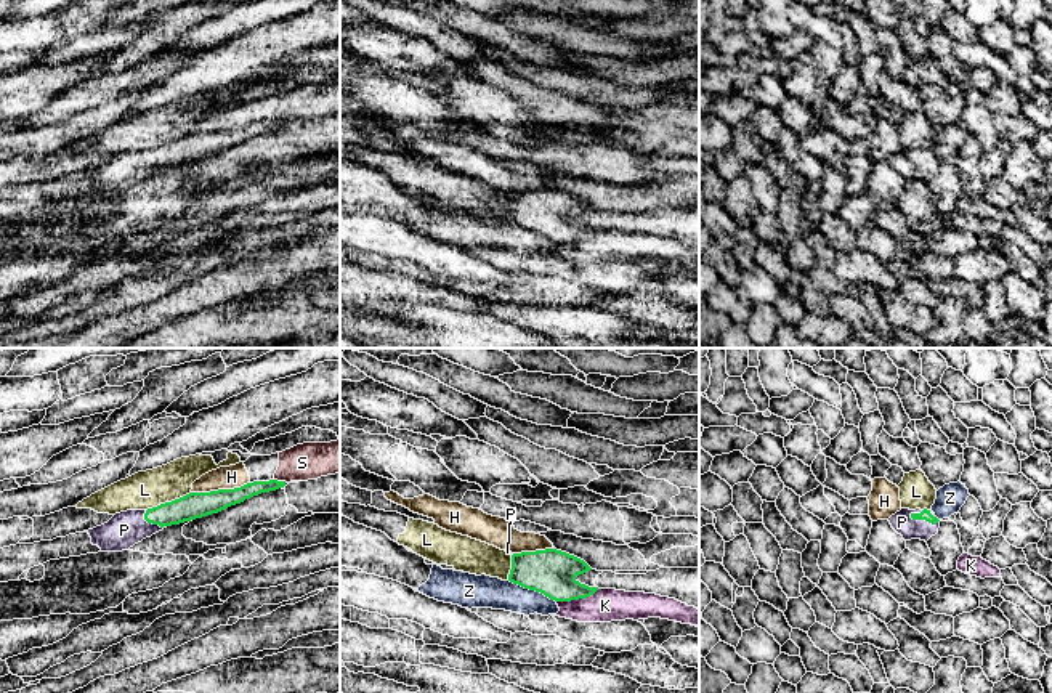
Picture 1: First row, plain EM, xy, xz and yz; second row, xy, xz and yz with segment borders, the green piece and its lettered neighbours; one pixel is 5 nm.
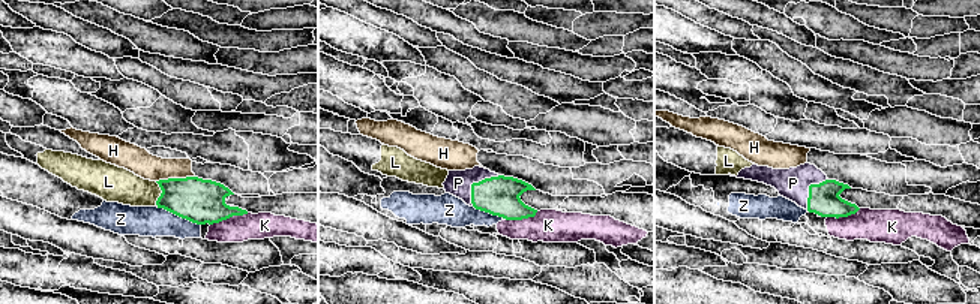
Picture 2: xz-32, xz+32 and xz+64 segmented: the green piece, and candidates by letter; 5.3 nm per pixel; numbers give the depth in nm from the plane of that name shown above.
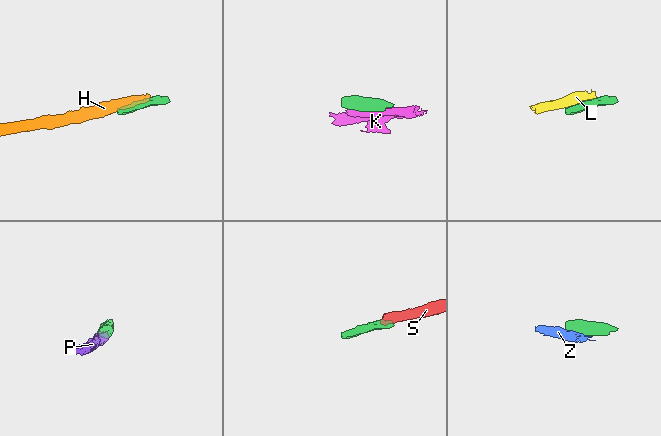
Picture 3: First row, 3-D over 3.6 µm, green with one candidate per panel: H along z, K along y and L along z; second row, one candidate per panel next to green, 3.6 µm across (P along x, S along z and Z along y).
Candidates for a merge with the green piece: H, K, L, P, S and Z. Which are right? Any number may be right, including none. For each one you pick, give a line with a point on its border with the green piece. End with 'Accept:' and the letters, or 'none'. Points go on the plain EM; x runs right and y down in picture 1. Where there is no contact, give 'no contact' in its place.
P: meets green in yz at (924, 159)
Accept: P

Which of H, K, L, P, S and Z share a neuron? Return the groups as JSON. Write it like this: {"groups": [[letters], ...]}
{"groups": [["H", "S"], ["K"], ["L"], ["P"], ["Z"]]}

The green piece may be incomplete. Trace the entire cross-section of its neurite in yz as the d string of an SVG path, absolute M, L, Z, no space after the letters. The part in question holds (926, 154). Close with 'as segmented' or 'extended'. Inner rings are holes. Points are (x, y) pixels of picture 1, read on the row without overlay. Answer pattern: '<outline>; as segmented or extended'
M901 149L888 159L892 168L903 176L904 181L920 180L929 181L938 173L940 160L932 151Z; extended

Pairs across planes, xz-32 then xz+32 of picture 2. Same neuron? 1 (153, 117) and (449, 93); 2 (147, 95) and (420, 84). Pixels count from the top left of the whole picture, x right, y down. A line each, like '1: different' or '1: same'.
1: same
2: same

